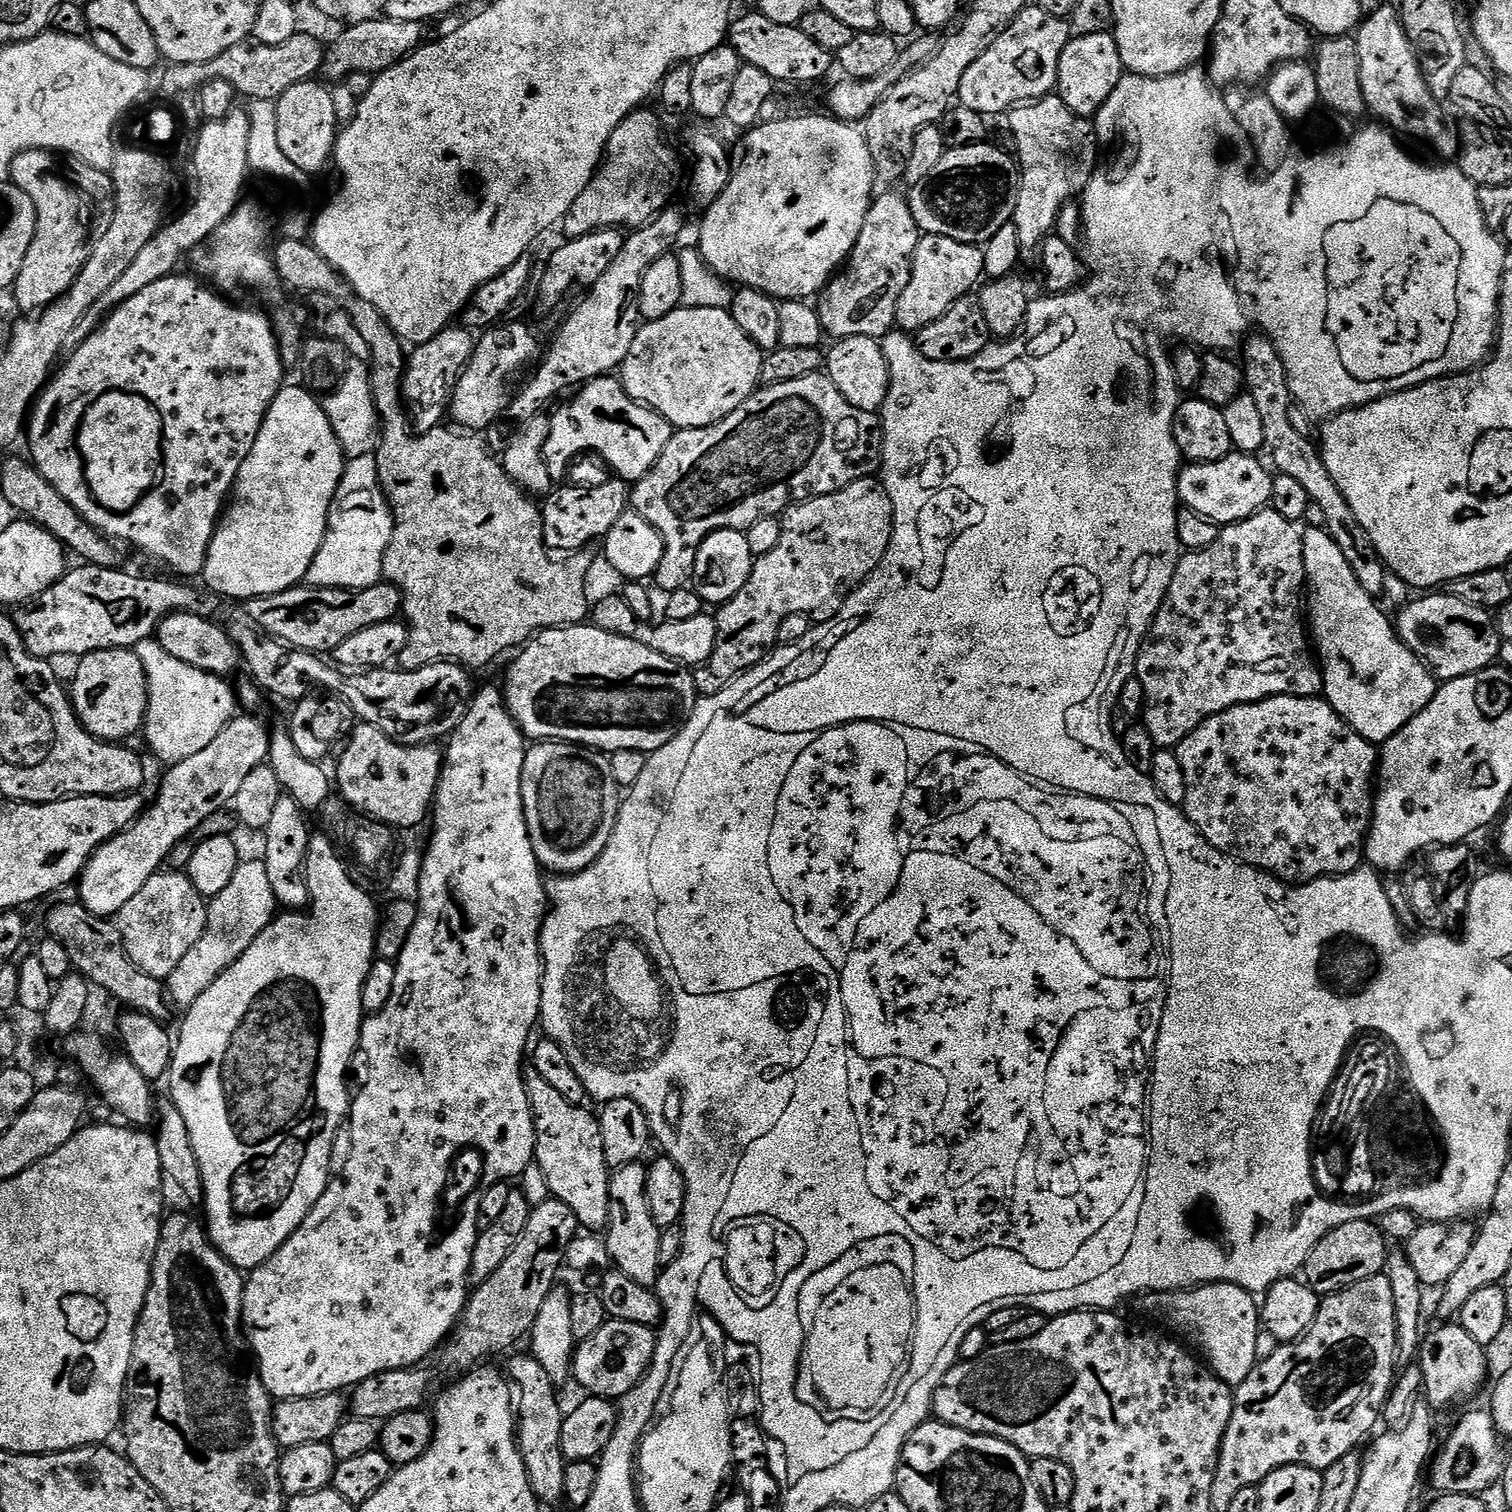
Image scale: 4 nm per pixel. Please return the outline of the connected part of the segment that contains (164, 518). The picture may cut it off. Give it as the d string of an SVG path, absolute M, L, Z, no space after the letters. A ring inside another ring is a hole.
M173 274L154 282L154 286L146 286L146 290L134 294L134 298L122 302L104 317L99 328L92 331L86 342L77 346L64 365L59 365L58 371L36 397L34 407L26 420L26 436L28 432L28 448L32 451L31 463L36 465L46 482L50 482L50 486L54 486L54 490L58 490L58 494L62 494L62 498L66 498L66 502L70 502L70 506L74 506L74 510L78 510L78 514L86 518L86 522L93 524L99 532L113 541L125 540L126 543L140 548L142 555L165 564L172 571L169 573L180 578L192 578L188 576L199 577L204 571L208 547L226 507L232 484L246 454L250 454L254 446L254 438L272 400L285 383L286 365L280 358L278 333L269 317L267 320L260 312L227 304L222 297L215 296L220 294L201 283L195 275L180 275Z

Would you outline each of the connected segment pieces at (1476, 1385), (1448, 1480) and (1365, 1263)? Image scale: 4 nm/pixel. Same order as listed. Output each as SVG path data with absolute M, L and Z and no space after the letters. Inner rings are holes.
M1444 1322L1420 1341L1418 1363L1424 1379L1423 1395L1433 1409L1439 1410L1455 1400L1475 1397L1485 1387L1489 1379L1487 1360L1484 1357L1485 1345L1474 1342L1470 1334L1456 1322Z
M1473 1410L1468 1412L1456 1428L1448 1432L1444 1445L1439 1445L1438 1451L1431 1457L1430 1472L1432 1468L1432 1484L1437 1493L1445 1492L1471 1492L1473 1494L1484 1494L1484 1491L1492 1483L1499 1481L1504 1475L1506 1457L1502 1437L1497 1432L1492 1413L1488 1410ZM1440 1450L1440 1453L1439 1453Z
M1372 1220L1346 1222L1346 1226L1338 1226L1330 1230L1326 1238L1322 1238L1322 1242L1318 1242L1314 1250L1310 1250L1302 1269L1302 1279L1318 1294L1340 1292L1351 1284L1381 1275L1389 1247L1389 1241L1385 1240L1379 1223Z

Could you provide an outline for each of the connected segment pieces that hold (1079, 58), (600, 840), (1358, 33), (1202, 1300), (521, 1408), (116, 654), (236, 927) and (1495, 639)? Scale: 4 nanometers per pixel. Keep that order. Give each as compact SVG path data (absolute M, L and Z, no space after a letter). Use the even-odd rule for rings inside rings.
M1113 33L1071 37L1059 55L1056 94L1072 113L1090 118L1101 108L1123 74L1124 67Z
M562 740L536 742L525 751L522 766L522 802L530 842L541 869L552 874L571 874L588 868L603 853L620 813L622 789L614 782L608 756L595 748L565 744Z
M1384 4L1381 8L1376 8L1372 13L1365 15L1361 19L1360 27L1354 33L1356 49L1358 50L1358 70L1360 71L1360 82L1362 84L1362 94L1364 95L1364 107L1369 113L1373 112L1377 116L1381 125L1387 126L1397 137L1409 140L1412 144L1417 144L1420 148L1425 148L1428 152L1433 152L1436 156L1453 155L1452 136L1448 133L1448 124L1444 121L1444 112L1441 101L1430 94L1430 86L1426 86L1426 78L1422 78L1422 70L1416 61L1414 50L1406 38L1404 24L1400 20L1400 13L1395 7Z
M1201 1284L1179 1292L1149 1292L1143 1300L1145 1310L1150 1315L1157 1316L1169 1328L1165 1328L1169 1333L1175 1334L1181 1341L1191 1345L1202 1357L1203 1363L1207 1364L1215 1376L1225 1384L1235 1386L1246 1382L1246 1378L1255 1370L1258 1363L1255 1356L1257 1337L1262 1329L1258 1300L1253 1293L1236 1284Z
M531 1354L514 1357L509 1362L508 1368L506 1367L506 1375L518 1397L516 1445L520 1447L532 1492L541 1505L563 1505L566 1461L562 1454L561 1442L565 1413L560 1412L560 1400L556 1397L557 1385Z
M107 648L101 652L92 652L83 657L76 668L76 677L70 684L70 699L76 716L91 736L109 742L127 741L127 736L132 736L141 731L146 705L148 703L148 680L144 676L142 662L136 657L135 651L126 648Z
M241 859L226 888L217 896L211 897L208 904L208 925L202 938L198 938L198 942L194 942L194 946L190 946L186 958L182 958L182 962L178 962L178 966L174 966L172 973L166 977L166 991L171 1003L175 1007L177 1004L180 1010L187 1010L194 1002L198 1002L198 998L202 998L202 994L206 994L206 990L210 990L212 983L252 945L254 938L258 938L258 934L262 934L264 927L274 919L277 912L278 905L274 898L274 890L270 890L270 877L266 875L263 859Z
M1424 594L1421 600L1412 600L1397 616L1394 616L1394 627L1409 650L1421 657L1432 670L1437 681L1453 680L1481 672L1484 668L1491 668L1497 663L1502 643L1500 632L1496 628L1493 613L1487 608L1470 606L1470 602L1462 602L1462 598L1451 594Z

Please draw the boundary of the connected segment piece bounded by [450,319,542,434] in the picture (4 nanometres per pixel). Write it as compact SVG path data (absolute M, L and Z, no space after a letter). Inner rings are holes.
M511 320L497 322L479 333L472 357L456 378L450 401L450 416L457 420L453 421L461 429L480 434L500 419L508 409L508 380L514 379L527 364L535 365L541 359L542 344L540 348L535 330L520 320Z

